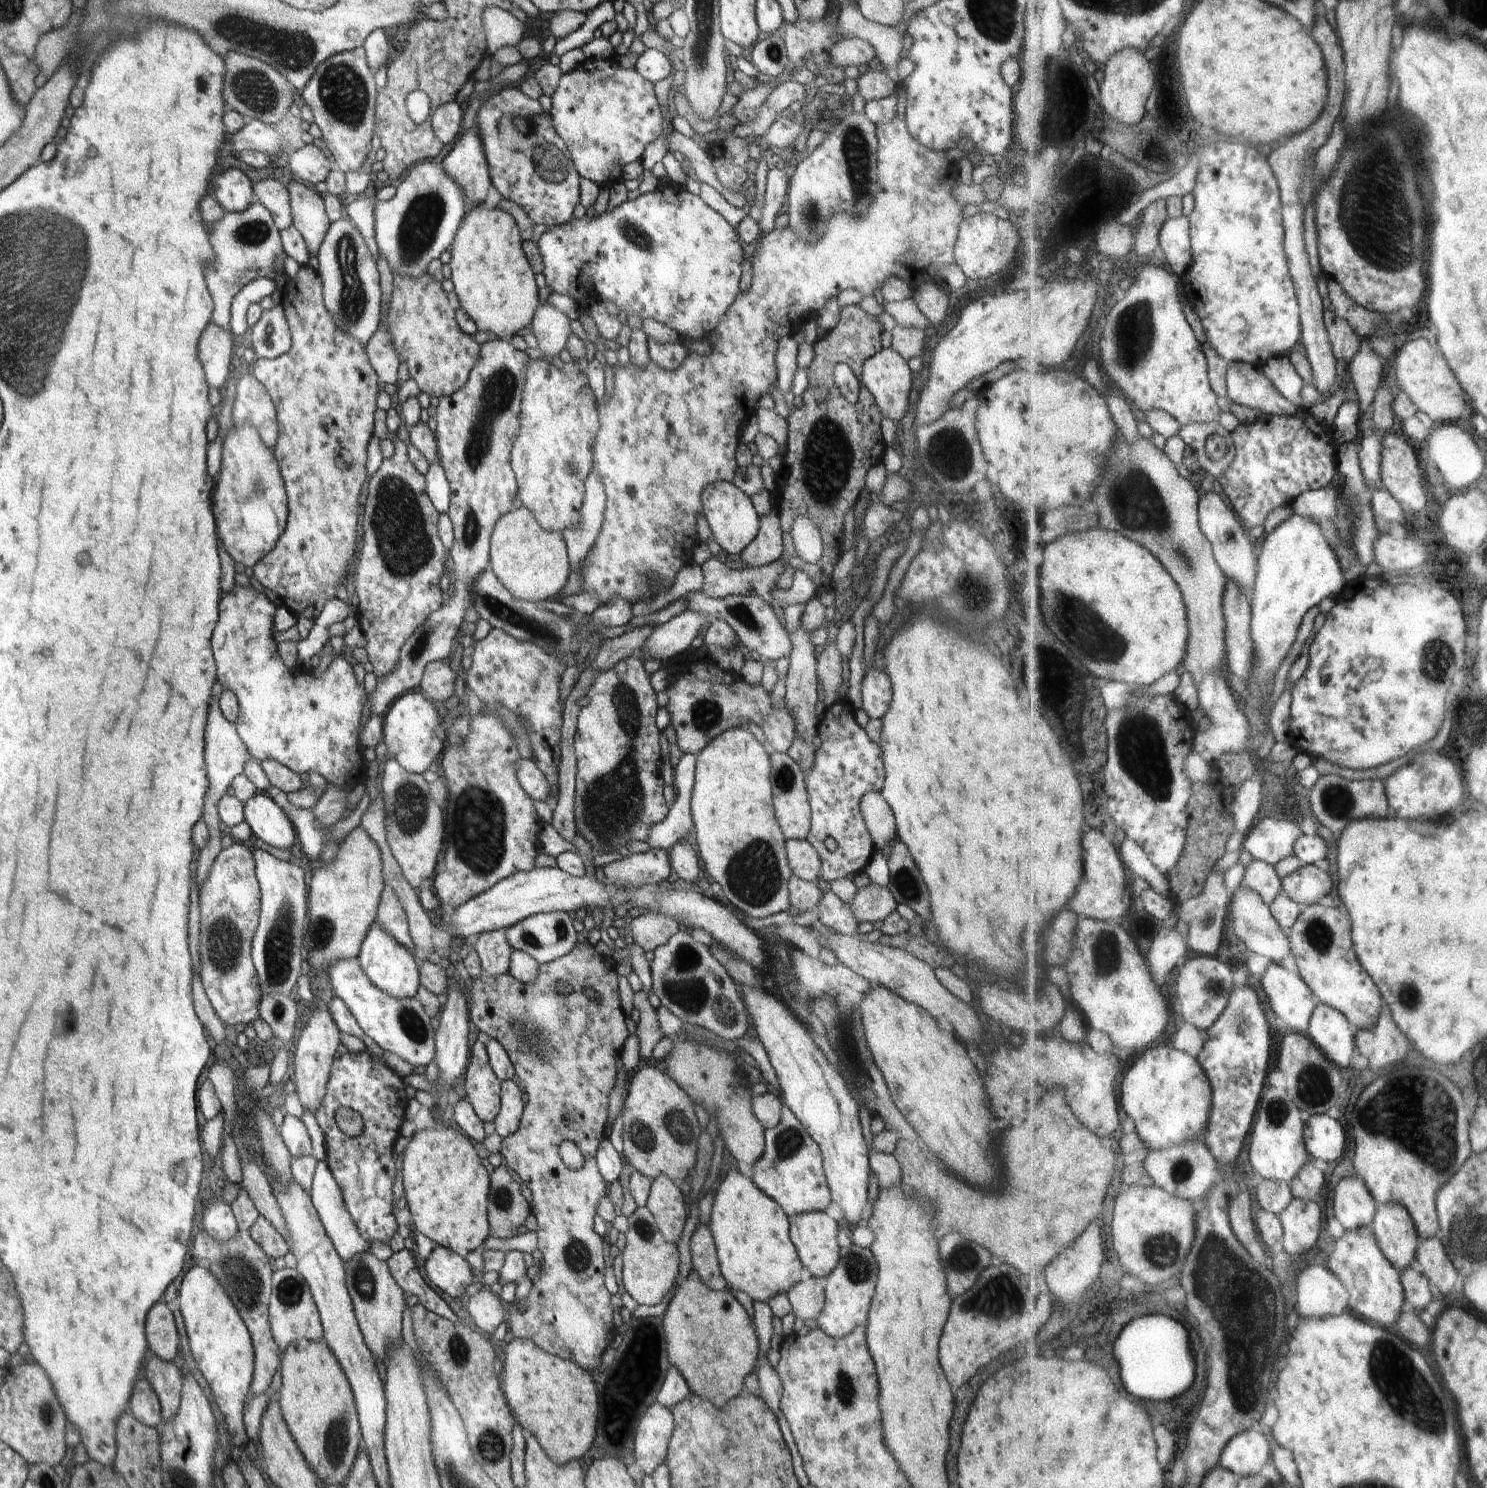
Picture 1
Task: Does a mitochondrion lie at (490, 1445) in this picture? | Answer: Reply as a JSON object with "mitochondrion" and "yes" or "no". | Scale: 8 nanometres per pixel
{"mitochondrion":"yes"}

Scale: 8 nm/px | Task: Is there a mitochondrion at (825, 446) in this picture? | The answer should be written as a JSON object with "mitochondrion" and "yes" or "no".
{"mitochondrion":"yes"}

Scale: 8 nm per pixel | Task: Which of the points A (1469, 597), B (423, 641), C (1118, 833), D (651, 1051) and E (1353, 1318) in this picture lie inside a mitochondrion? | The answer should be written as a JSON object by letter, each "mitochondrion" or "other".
{"A":"other","B":"mitochondrion","C":"other","D":"other","E":"other"}

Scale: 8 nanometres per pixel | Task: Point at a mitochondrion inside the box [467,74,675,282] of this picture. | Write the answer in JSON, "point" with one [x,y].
{"point":[546,159]}

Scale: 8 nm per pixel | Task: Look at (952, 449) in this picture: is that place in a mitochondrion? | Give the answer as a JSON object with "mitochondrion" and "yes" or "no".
{"mitochondrion":"yes"}

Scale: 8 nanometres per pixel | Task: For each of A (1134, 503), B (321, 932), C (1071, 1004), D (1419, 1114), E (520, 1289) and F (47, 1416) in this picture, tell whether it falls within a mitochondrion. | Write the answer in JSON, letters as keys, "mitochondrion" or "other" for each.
{"A":"mitochondrion","B":"mitochondrion","C":"other","D":"mitochondrion","E":"other","F":"mitochondrion"}

